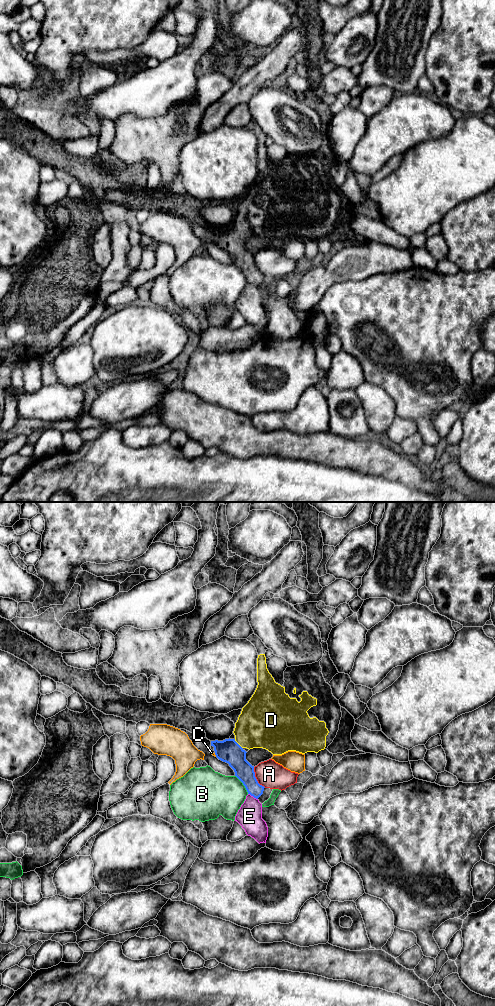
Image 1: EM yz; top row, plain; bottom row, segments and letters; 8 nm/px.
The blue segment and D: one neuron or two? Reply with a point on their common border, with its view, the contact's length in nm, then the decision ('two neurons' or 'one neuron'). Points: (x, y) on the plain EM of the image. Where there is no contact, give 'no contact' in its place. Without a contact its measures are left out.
contact yz (238, 232); length 100 nm; one neuron

